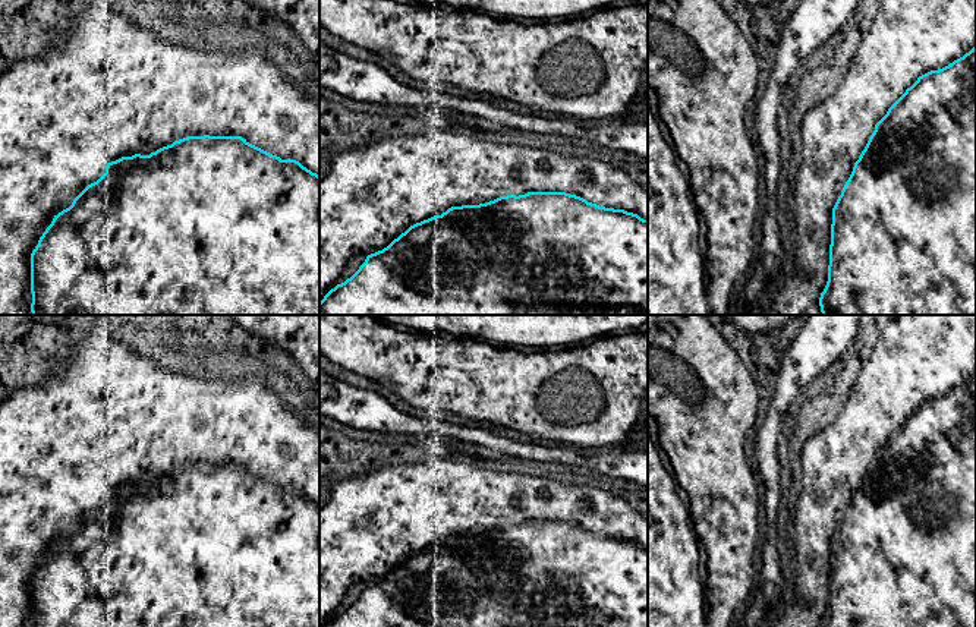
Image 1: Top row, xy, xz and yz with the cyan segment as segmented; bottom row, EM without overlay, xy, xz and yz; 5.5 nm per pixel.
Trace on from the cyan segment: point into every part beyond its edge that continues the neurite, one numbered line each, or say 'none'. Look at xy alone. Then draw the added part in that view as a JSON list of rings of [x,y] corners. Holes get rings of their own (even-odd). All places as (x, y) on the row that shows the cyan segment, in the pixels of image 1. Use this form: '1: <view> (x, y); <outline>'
1: xy (109, 90); [[[86,9],[75,16],[63,32],[63,40],[37,59],[16,60],[0,75],[0,315],[32,315],[31,303],[31,253],[53,218],[69,208],[73,199],[104,173],[106,166],[122,157],[149,155],[188,136],[242,136],[246,142],[280,157],[296,160],[319,176],[319,103],[296,86],[274,60],[259,50],[242,53],[210,51],[183,47],[149,29],[138,28],[129,16],[117,10]]]

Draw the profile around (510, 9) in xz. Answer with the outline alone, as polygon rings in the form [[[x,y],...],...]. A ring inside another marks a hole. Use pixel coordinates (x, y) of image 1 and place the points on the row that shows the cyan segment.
[[[410,0],[415,4],[441,4],[451,9],[470,9],[494,13],[506,19],[557,21],[591,12],[632,4],[637,0]]]

